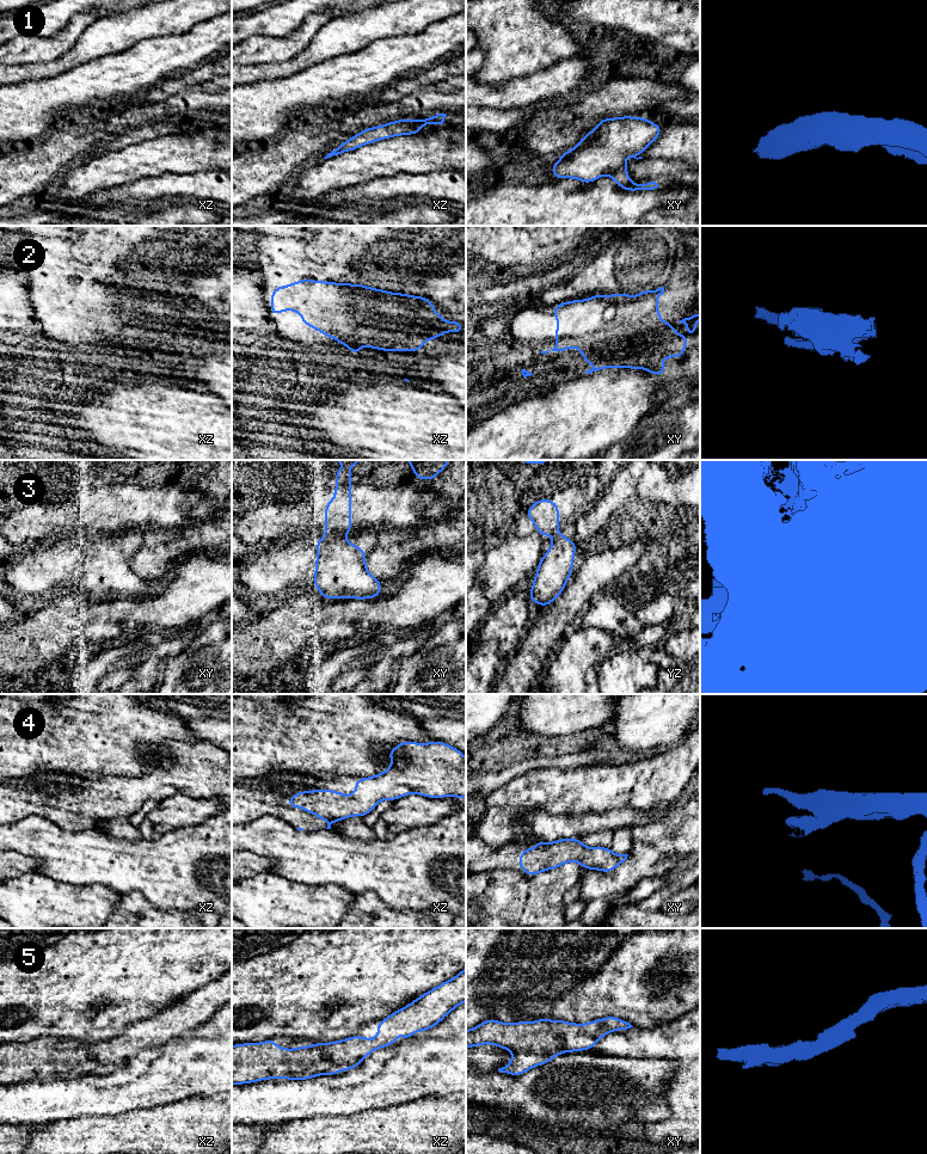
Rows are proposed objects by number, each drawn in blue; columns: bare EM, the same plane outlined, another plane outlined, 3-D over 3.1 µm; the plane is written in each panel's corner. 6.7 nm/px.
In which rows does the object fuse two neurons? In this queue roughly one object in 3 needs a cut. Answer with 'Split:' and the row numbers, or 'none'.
Split: 3

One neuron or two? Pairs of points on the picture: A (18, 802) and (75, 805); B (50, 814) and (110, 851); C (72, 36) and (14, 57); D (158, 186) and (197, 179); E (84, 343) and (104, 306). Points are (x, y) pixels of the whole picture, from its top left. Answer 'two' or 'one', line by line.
A: one
B: two
C: one
D: one
E: two

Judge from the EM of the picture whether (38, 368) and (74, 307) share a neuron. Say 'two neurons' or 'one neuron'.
two neurons

